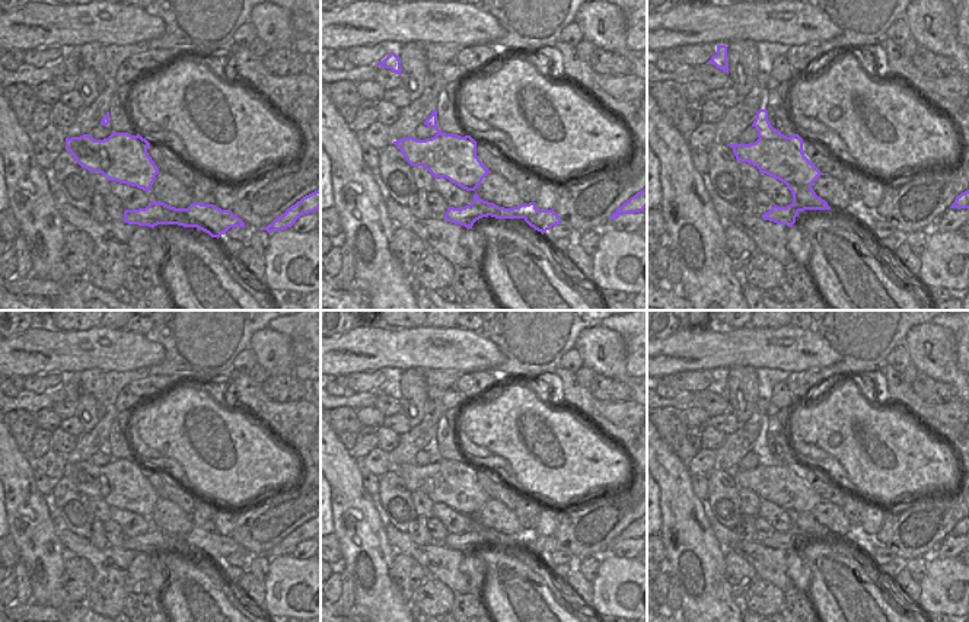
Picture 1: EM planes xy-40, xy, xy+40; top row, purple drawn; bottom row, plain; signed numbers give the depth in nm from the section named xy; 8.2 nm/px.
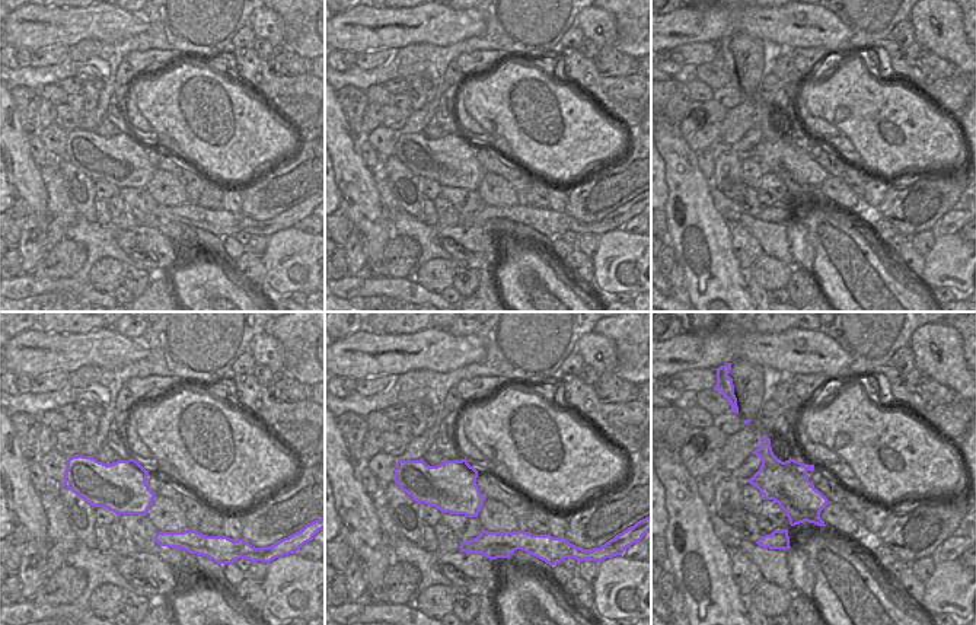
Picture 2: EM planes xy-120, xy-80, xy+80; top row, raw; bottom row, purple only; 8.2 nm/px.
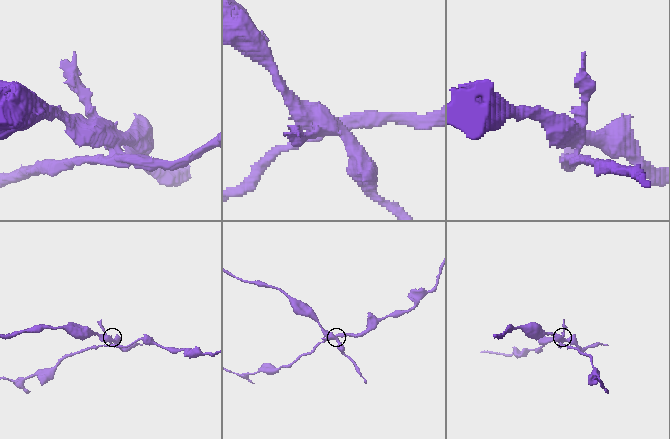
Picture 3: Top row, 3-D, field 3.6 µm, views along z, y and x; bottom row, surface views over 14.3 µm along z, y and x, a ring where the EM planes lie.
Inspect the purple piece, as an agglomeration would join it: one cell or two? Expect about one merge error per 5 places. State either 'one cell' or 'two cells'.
two cells

